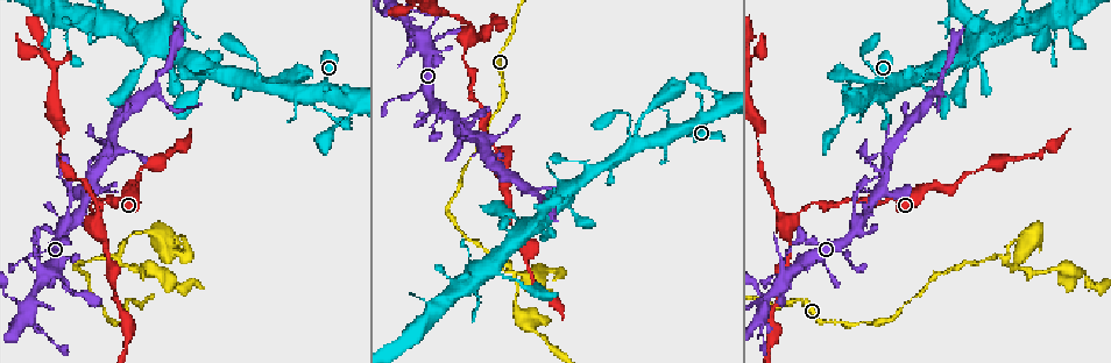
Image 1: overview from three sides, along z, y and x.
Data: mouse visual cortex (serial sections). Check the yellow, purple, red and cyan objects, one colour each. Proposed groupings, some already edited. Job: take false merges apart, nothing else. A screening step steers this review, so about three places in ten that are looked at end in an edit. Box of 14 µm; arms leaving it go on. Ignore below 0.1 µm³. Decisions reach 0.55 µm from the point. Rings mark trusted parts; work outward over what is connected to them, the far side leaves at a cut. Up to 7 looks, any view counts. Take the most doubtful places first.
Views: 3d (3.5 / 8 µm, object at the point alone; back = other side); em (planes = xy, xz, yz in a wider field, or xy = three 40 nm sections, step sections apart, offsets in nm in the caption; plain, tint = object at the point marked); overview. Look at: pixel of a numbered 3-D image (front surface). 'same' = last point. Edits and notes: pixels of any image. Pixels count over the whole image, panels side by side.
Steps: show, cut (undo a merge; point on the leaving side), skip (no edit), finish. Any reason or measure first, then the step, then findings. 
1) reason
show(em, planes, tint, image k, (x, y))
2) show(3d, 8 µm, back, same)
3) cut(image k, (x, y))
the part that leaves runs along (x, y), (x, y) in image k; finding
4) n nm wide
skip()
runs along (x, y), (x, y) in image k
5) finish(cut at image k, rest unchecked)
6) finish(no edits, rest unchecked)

a fork
show(3d, 3.5 µm, image 1, (437, 107))

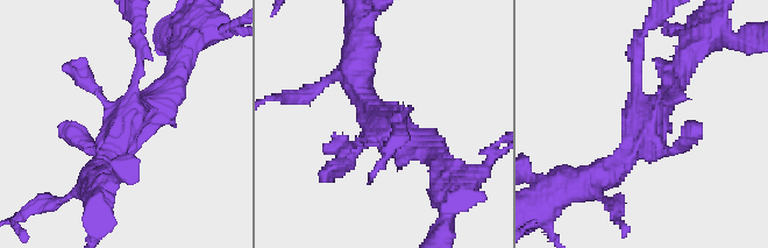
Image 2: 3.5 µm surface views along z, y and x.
skip()
runs along (98, 172), (177, 69) in image 2; continuous, no second cell

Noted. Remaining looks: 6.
three-way junction
show(3d, 3.5 µm, image 1, (1007, 261))

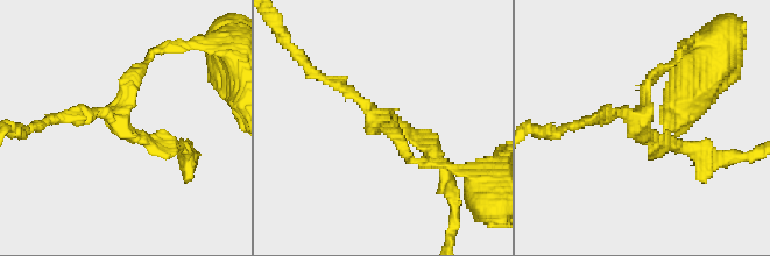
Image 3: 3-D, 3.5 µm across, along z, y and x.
shape alone is not enough
show(em, xy, step 1, tint, image 3, (380, 118))

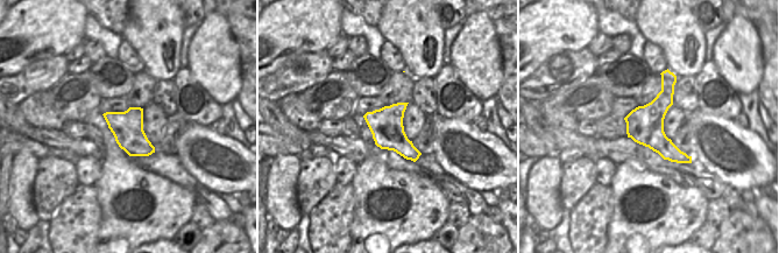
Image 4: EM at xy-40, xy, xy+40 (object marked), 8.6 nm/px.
another direction
show(em, xy, step 2, tint, same)

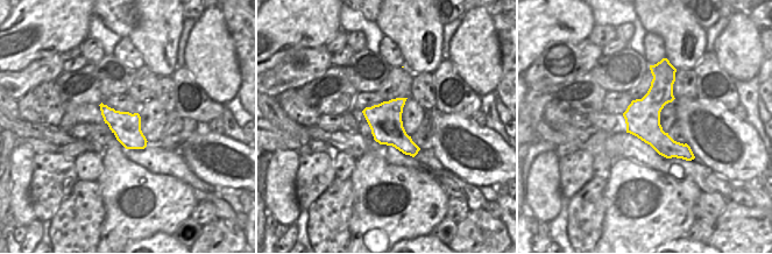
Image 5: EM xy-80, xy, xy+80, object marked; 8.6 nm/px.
280 nm wide
skip()
runs along (318, 73), (390, 125), (404, 151) in image 3; continuous, no second cell

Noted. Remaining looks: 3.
thick turns thin
show(3d, 3.5 µm, image 1, (689, 128))

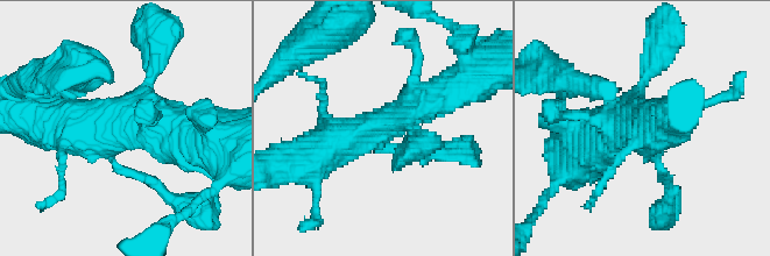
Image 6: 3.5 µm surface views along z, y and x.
now the EM
show(em, xy, step 2, tint, image 6, (121, 123))

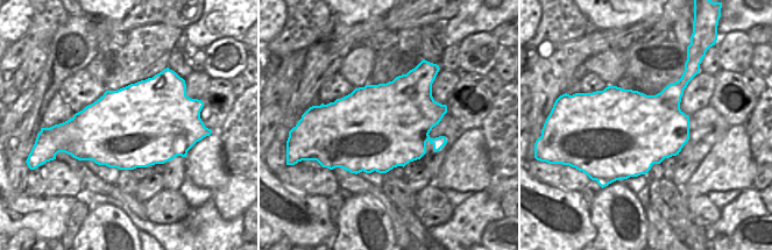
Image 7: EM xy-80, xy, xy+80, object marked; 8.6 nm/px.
750 nm wide
skip()
runs along (152, 75), (115, 128), (41, 118) in image 6; all the same cell

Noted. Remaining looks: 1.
finish(no edits, rest unchecked)

